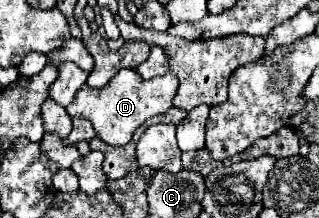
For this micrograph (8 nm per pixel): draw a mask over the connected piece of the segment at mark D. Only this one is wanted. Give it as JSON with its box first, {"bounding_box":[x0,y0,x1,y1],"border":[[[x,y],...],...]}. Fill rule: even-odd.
{"bounding_box":[66,70,178,146],"border":[[[120,70],[104,88],[90,88],[84,84],[76,98],[66,106],[66,112],[74,118],[86,118],[92,122],[96,134],[100,140],[112,146],[126,146],[132,140],[132,134],[138,126],[142,126],[148,118],[166,114],[172,108],[174,94],[178,90],[178,78],[176,74],[168,72],[160,78],[144,80],[136,70]]]}

